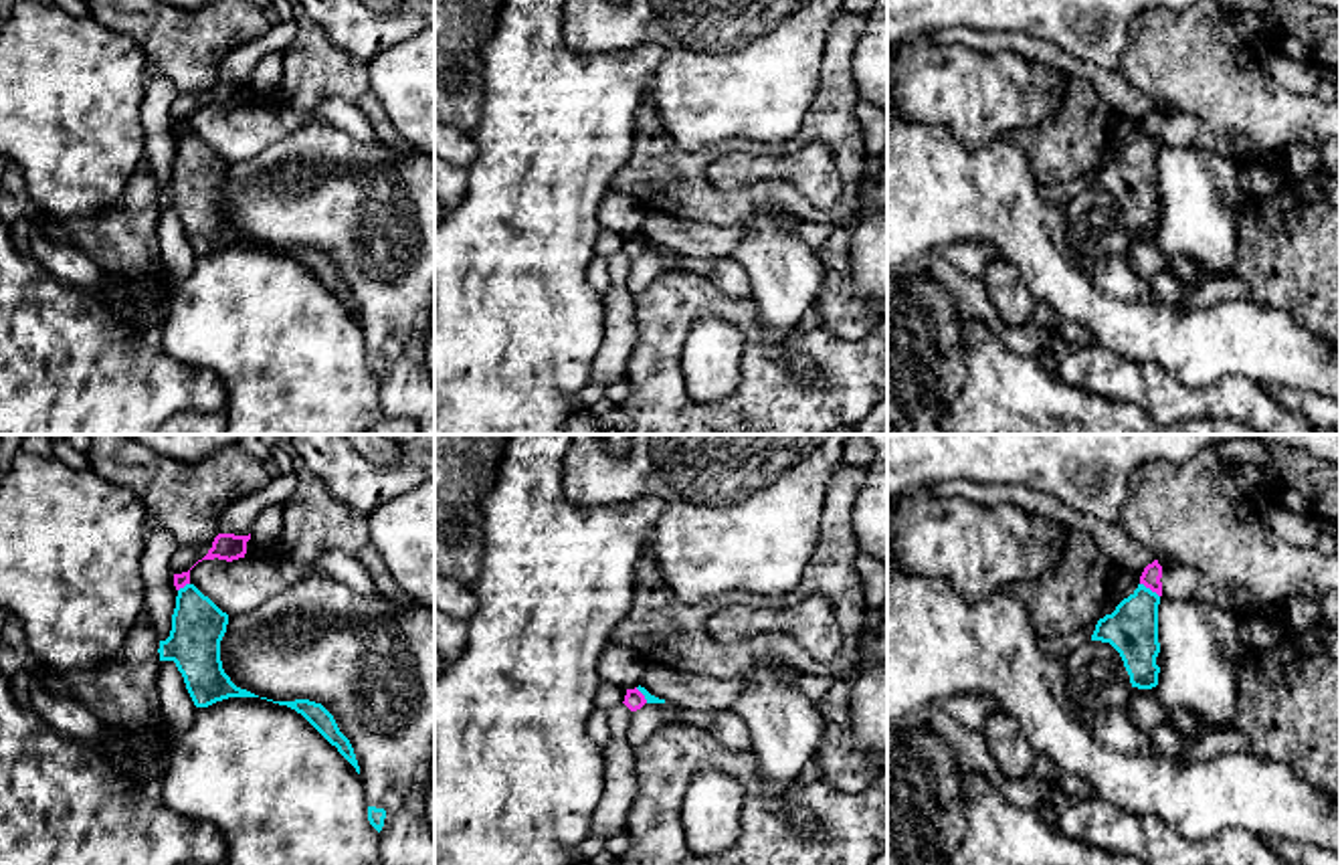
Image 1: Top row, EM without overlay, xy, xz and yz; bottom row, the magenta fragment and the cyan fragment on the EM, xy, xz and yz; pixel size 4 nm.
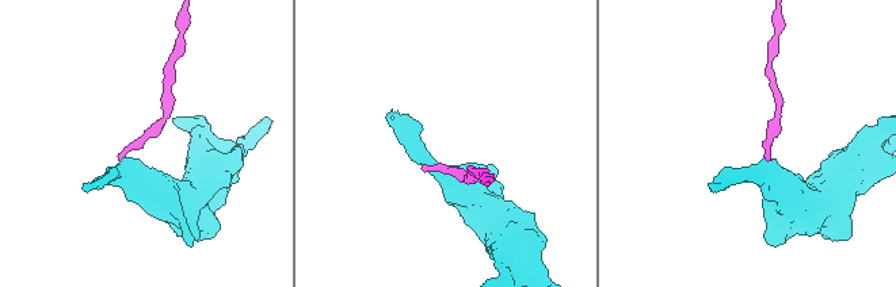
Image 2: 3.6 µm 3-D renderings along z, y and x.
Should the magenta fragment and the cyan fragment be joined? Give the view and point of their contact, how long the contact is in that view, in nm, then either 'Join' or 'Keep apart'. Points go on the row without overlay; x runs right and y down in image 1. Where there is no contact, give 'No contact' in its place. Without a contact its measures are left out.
Touches magenta at yz (1151, 136). Shared border 100 nm. Keep apart

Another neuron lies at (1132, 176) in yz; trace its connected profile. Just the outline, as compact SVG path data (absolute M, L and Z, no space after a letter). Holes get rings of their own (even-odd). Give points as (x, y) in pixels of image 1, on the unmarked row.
M1138 131L1112 162L1097 168L1091 182L1091 188L1110 190L1120 200L1130 230L1138 236L1158 232L1158 152L1160 143Z

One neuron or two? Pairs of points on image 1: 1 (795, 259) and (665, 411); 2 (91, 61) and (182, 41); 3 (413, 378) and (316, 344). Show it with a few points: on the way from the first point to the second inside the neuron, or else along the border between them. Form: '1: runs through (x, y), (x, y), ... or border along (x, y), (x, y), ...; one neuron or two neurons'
1: border along (752, 298), (760, 324), (775, 342), (783, 344); two neurons
2: border along (102, 23), (126, 33), (138, 45), (148, 75); two neurons
3: border along (358, 322), (368, 352); two neurons

